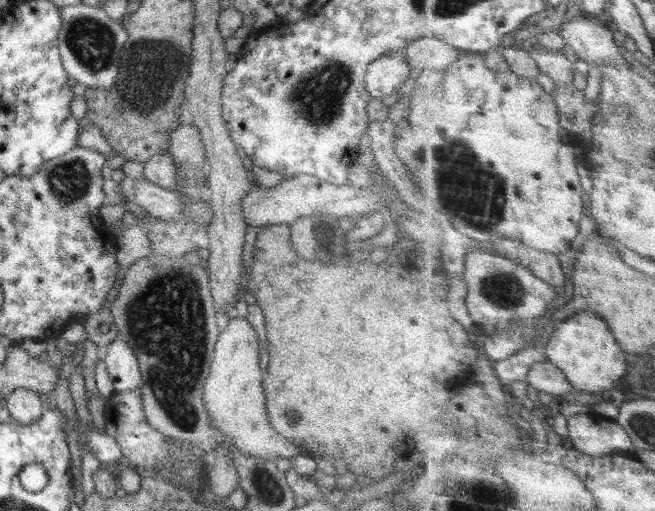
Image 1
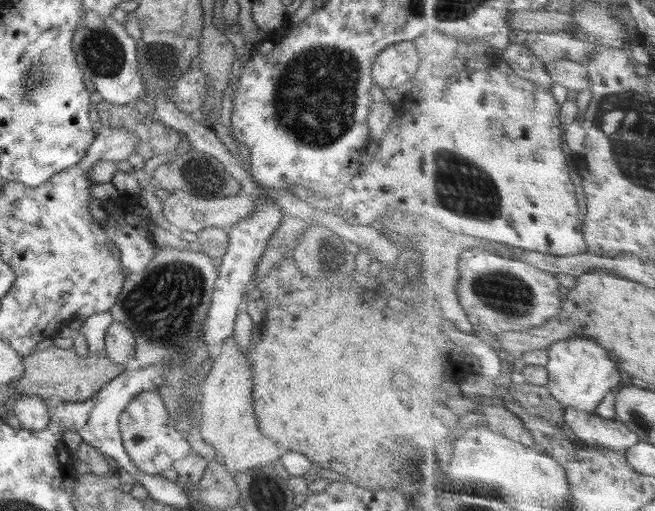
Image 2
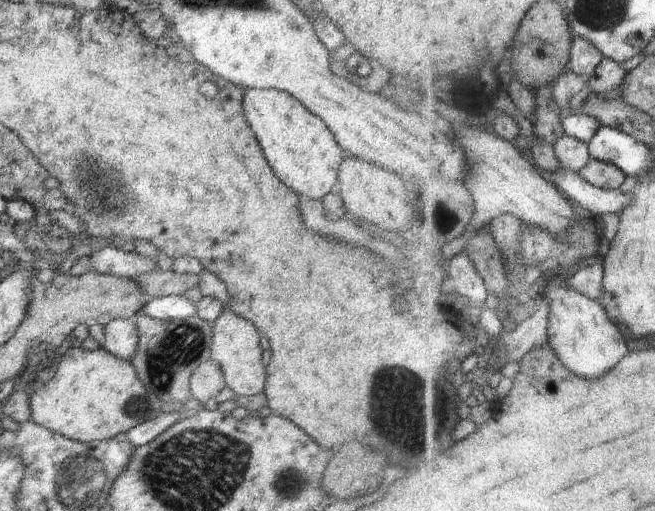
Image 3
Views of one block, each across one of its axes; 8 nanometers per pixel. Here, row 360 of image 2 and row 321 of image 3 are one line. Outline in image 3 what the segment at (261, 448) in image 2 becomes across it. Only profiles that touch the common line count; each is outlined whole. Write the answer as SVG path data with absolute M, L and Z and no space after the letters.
M226 308L213 323L211 344L211 360L221 369L225 383L236 395L252 396L263 392L266 380L266 367L262 364L262 348L259 340L259 330L244 317L234 314Z

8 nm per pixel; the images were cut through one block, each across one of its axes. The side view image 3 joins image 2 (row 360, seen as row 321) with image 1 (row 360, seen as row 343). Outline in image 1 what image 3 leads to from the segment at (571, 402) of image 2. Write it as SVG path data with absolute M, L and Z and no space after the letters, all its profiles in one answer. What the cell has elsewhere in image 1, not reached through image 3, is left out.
M584 310L582 314L572 315L564 320L560 326L554 329L553 337L547 344L546 351L549 360L565 371L567 378L572 382L572 386L586 394L601 395L606 390L622 388L626 379L626 372L628 372L627 352L618 343L617 336L613 330L610 330L610 324L606 322L606 318L596 310Z

